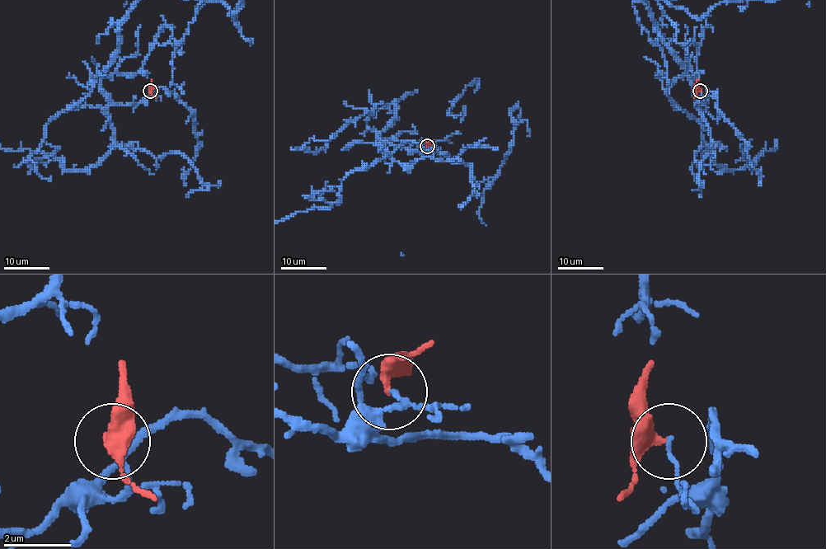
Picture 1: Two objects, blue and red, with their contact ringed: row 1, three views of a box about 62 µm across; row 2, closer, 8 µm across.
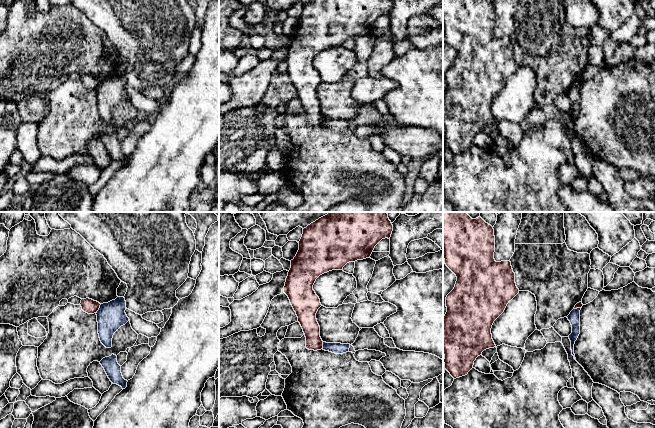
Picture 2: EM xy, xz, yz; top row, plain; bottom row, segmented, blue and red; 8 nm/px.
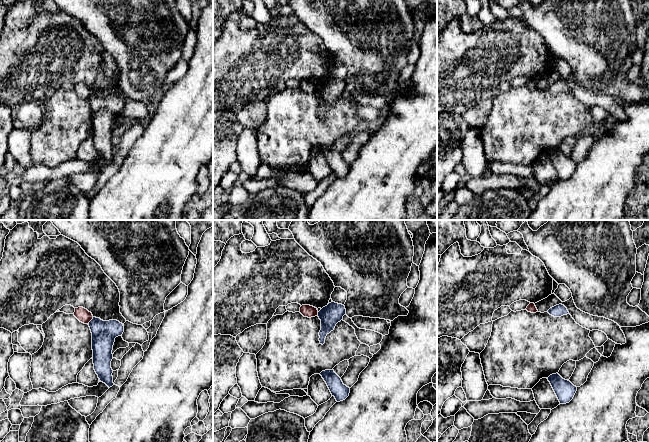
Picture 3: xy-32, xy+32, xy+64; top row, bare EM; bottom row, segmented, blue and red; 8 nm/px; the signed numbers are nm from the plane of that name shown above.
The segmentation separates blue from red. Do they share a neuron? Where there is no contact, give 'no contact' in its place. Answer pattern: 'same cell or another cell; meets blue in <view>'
another cell; meets blue in xy

